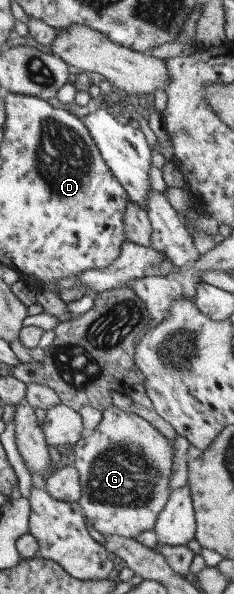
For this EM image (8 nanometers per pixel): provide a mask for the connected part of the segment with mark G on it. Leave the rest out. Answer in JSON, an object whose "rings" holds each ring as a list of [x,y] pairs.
{"rings":[[[113,405],[106,407],[101,412],[101,419],[95,429],[84,433],[76,442],[73,447],[73,454],[76,459],[74,460],[73,467],[78,472],[78,484],[80,484],[80,498],[77,503],[81,506],[83,517],[92,524],[93,528],[101,534],[102,537],[106,535],[114,535],[118,538],[134,539],[140,533],[151,531],[152,526],[155,524],[156,517],[165,506],[168,496],[170,496],[170,487],[168,487],[168,478],[172,476],[172,456],[174,456],[174,444],[169,442],[163,434],[160,434],[147,420],[133,412],[122,411]]]}

